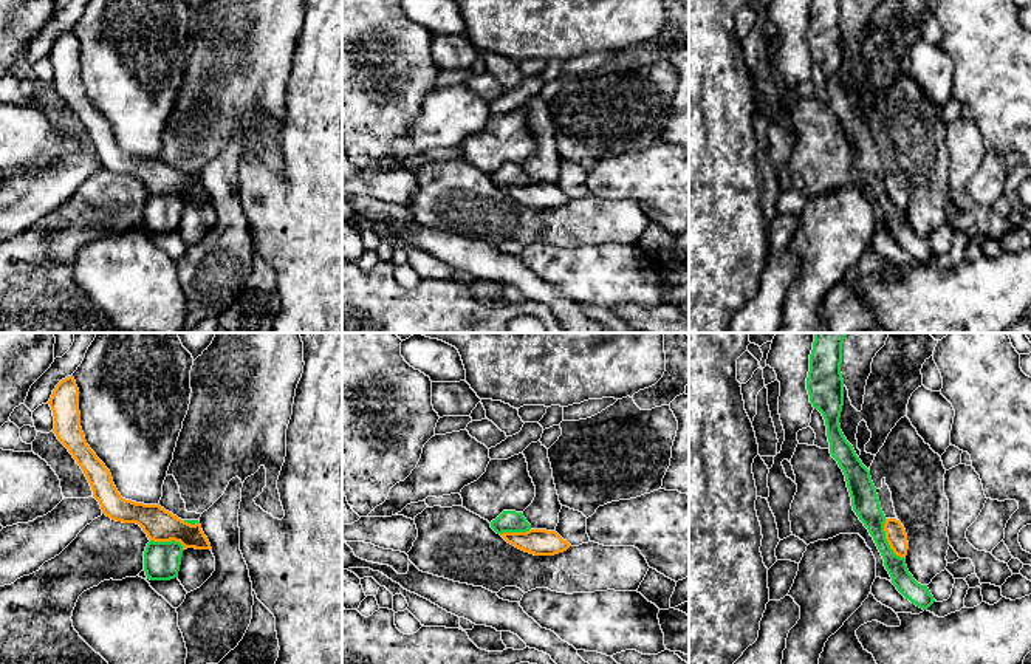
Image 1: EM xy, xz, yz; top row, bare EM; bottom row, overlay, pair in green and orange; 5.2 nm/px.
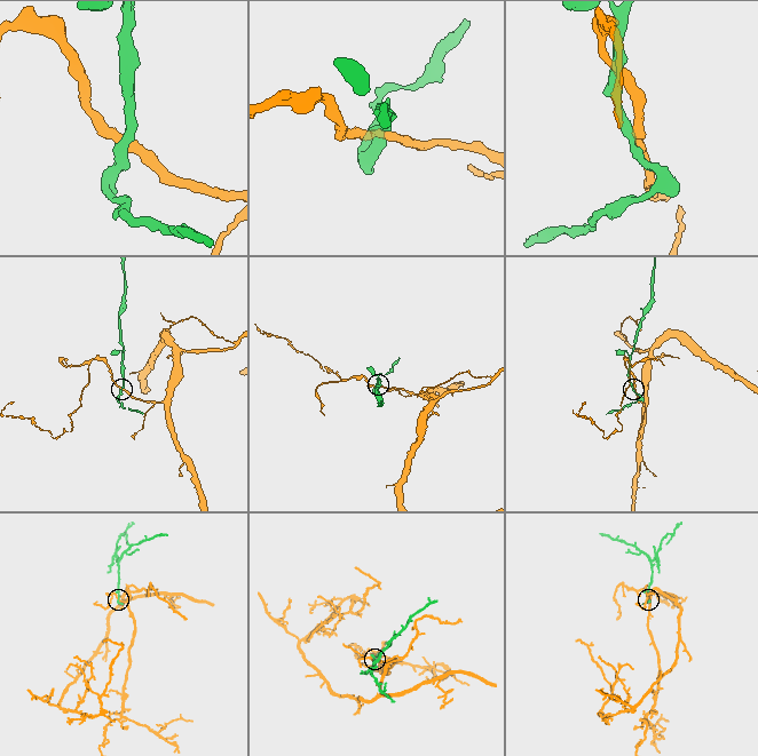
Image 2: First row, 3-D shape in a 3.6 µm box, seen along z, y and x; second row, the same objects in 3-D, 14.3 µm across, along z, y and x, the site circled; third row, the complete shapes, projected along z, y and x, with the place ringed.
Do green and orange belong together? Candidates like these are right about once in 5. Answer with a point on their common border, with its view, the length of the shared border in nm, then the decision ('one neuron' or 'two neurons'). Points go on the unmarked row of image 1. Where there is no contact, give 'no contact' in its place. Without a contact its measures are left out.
yz (886, 194) | 220 nm | two neurons

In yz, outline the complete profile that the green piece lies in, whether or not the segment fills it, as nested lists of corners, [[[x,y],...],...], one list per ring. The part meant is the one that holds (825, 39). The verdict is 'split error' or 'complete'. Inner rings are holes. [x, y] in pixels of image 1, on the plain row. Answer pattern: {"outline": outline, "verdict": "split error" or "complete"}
{"outline": [[[813,0],[807,31],[810,56],[825,73],[830,107],[845,128],[853,164],[873,190],[892,237],[912,257],[927,263],[935,252],[927,238],[918,237],[909,226],[906,212],[896,209],[890,201],[884,184],[885,169],[881,163],[870,124],[862,118],[841,84],[839,71],[844,59],[841,17],[842,0]]], "verdict": "complete"}

